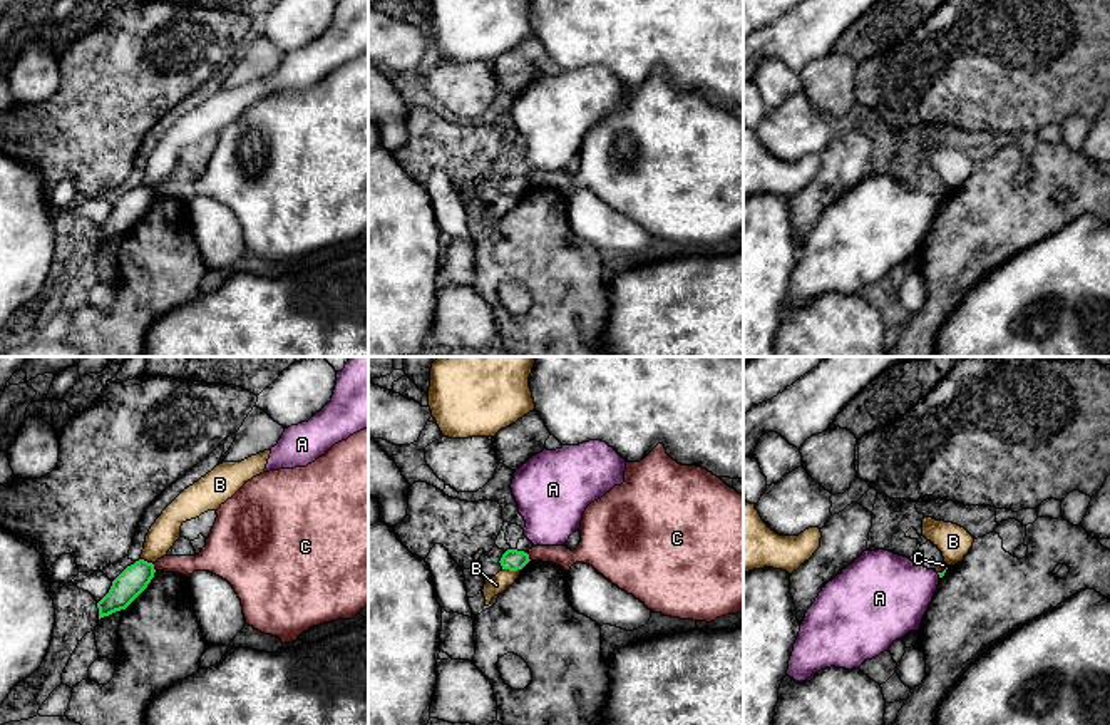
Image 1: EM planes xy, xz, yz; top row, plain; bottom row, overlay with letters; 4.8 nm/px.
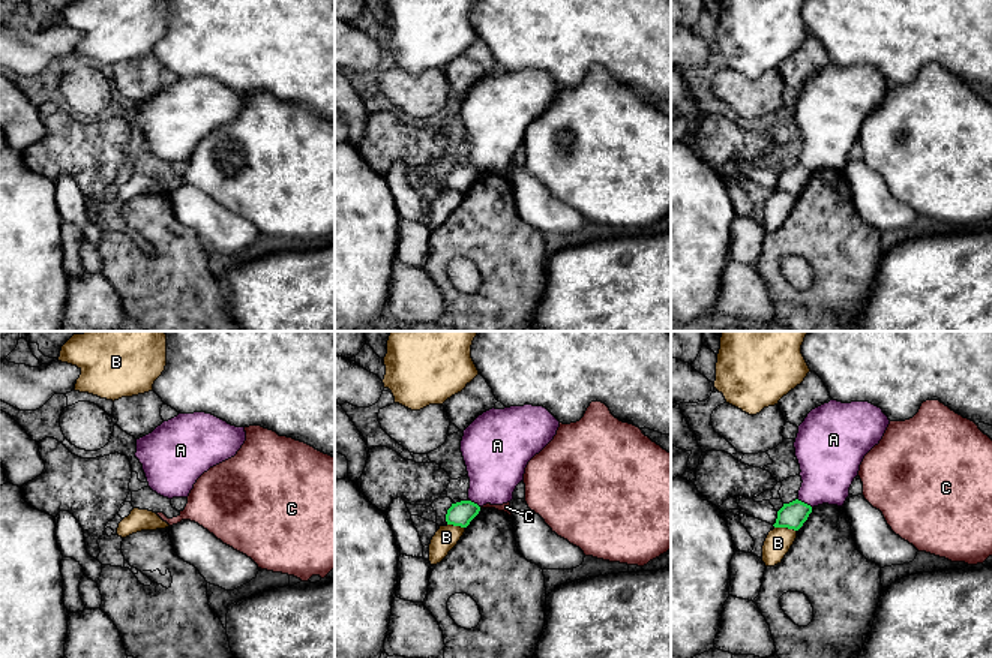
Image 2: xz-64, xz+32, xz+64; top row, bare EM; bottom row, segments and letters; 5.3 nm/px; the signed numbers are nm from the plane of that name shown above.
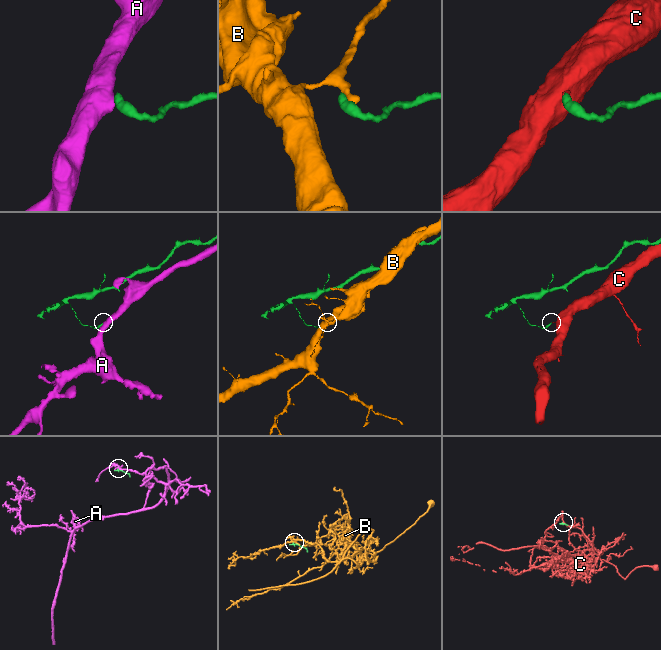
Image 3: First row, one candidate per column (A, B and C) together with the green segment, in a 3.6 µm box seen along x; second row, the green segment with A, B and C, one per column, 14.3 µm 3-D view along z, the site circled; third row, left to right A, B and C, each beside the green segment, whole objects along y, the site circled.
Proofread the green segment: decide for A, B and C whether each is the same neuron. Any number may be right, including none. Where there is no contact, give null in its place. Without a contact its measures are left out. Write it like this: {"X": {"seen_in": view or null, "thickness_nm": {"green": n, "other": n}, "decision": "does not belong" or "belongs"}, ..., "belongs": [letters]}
{"A": {"seen_in": "yz", "thickness_nm": {"green": 20, "other": 380}, "decision": "does not belong"}, "B": {"seen_in": "xz", "thickness_nm": {"green": 110, "other": 90}, "decision": "does not belong"}, "C": {"seen_in": "xz", "thickness_nm": {"green": 110, "other": 100}, "decision": "does not belong"}, "belongs": []}

